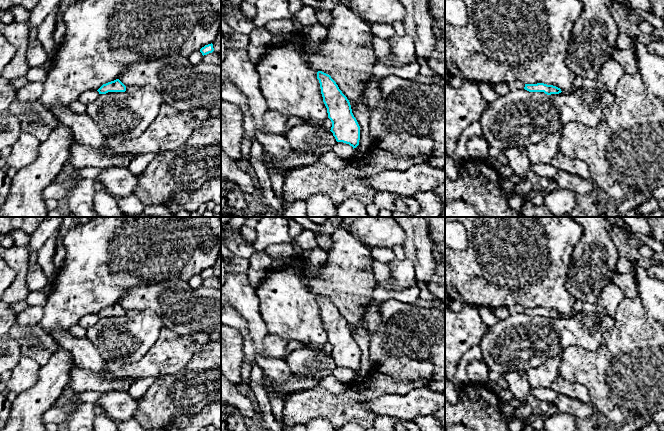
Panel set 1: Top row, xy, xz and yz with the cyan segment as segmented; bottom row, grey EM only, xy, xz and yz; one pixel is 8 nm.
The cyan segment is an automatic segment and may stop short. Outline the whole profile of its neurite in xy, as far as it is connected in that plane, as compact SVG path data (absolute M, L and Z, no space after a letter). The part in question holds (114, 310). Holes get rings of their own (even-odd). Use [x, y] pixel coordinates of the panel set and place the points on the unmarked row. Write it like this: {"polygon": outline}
{"polygon": "M116 303L103 308L97 315L99 318L106 318L108 316L125 316L126 310L119 303Z"}

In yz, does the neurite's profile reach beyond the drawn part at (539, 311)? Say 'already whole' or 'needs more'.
already whole

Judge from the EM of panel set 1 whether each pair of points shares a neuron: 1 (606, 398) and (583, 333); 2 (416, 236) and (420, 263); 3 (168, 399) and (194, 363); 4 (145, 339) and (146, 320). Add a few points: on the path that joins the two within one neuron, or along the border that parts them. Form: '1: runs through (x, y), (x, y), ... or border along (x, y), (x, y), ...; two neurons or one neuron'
1: border along (606, 334), (594, 350), (567, 347); two neurons
2: runs through (417, 243), (420, 256); one neuron
3: runs through (177, 390), (194, 372); one neuron
4: runs through (145, 334), (146, 325); one neuron

